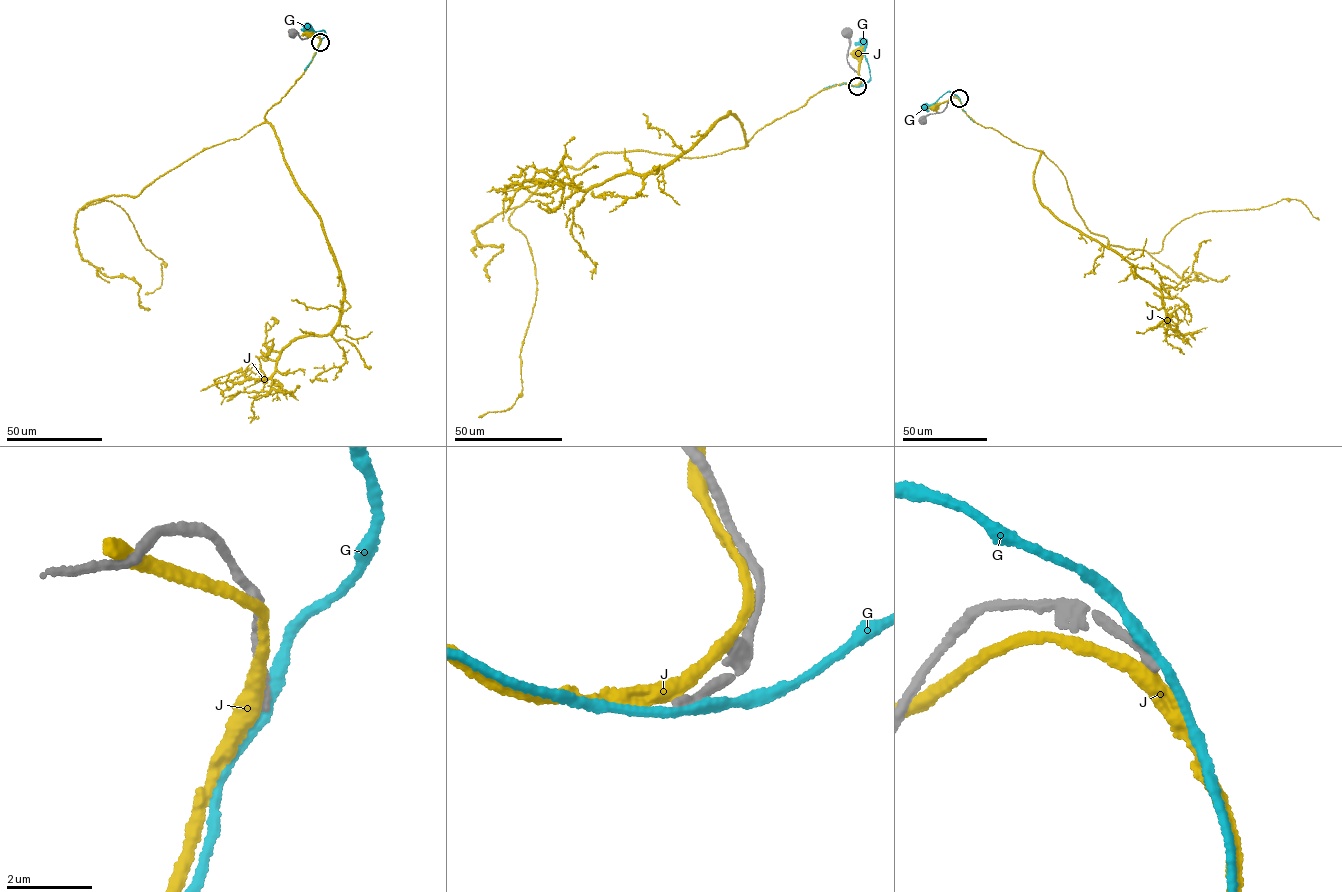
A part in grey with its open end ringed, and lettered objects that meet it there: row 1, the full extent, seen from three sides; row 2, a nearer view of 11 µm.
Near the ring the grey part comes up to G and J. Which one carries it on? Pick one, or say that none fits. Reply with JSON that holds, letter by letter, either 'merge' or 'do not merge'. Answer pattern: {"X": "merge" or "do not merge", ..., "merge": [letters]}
{"G": "do not merge", "J": "do not merge", "merge": []}

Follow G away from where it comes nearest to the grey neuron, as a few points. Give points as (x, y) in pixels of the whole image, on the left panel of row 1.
G: (320, 42), (325, 31), (315, 31), (308, 25)

